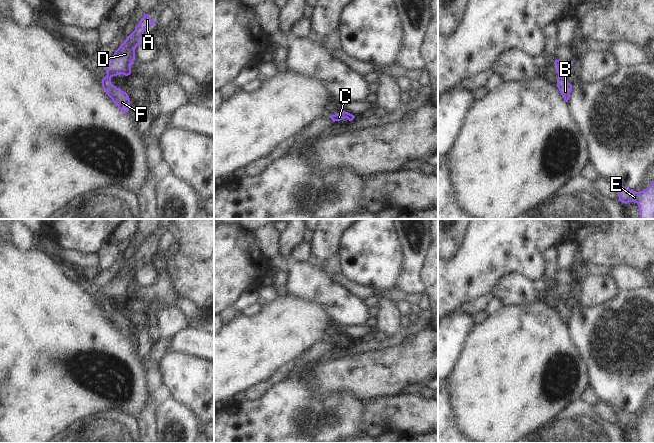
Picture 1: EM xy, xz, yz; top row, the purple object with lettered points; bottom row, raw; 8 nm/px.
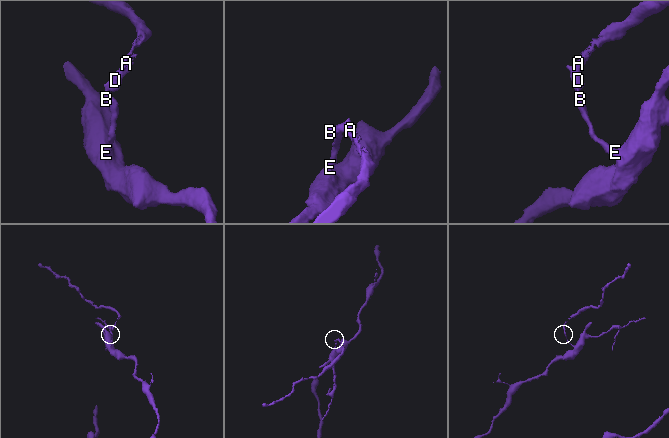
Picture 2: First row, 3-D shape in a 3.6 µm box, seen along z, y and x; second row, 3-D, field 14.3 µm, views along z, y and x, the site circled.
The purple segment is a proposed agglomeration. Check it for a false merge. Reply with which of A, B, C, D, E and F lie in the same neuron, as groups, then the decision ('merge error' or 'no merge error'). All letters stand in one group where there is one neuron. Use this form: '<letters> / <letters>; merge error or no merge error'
A C D / B E F; merge error

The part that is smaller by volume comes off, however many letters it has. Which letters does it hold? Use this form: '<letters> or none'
A, C, D

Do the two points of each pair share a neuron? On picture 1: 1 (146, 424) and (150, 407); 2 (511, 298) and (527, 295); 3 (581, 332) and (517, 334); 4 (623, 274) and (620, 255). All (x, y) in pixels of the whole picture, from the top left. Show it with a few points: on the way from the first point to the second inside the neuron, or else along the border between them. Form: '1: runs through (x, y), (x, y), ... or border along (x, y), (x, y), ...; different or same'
1: runs through (146, 420), (149, 411); same
2: runs through (515, 295), (523, 295); same
3: border along (567, 326), (570, 338), (580, 353); different
4: border along (612, 266), (630, 265), (643, 273); different

